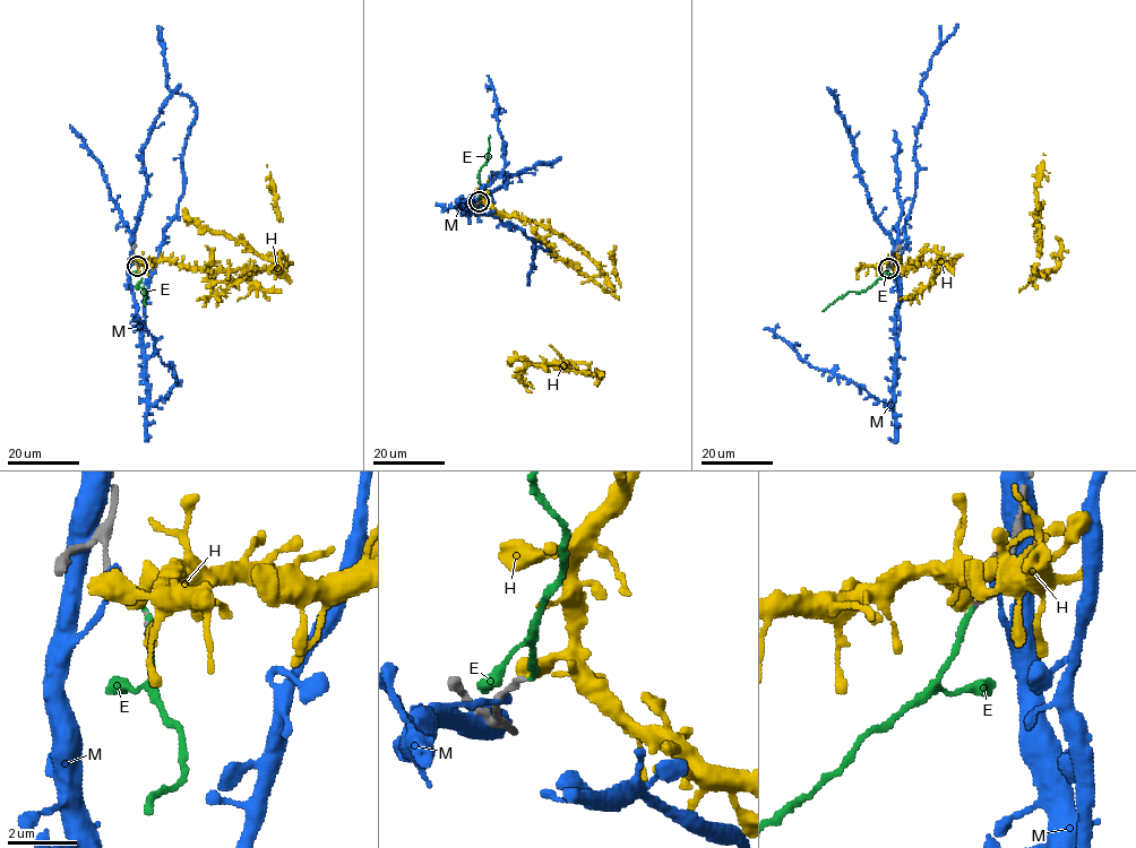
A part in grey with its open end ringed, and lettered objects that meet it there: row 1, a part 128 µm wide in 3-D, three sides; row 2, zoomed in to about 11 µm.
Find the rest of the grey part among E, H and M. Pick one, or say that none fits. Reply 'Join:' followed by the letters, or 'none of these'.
Join: none of these

